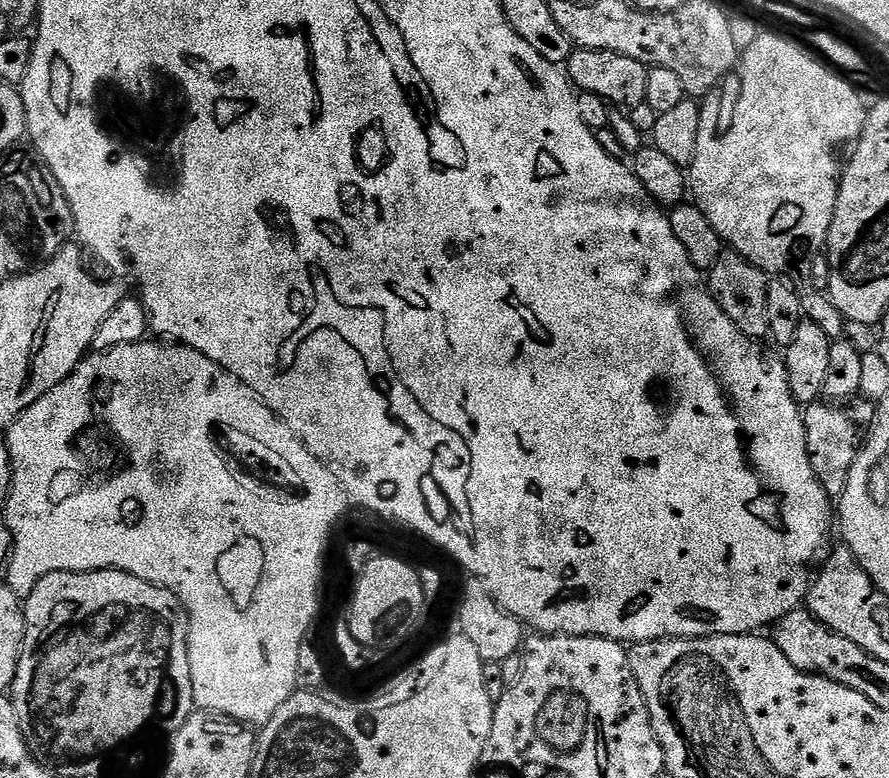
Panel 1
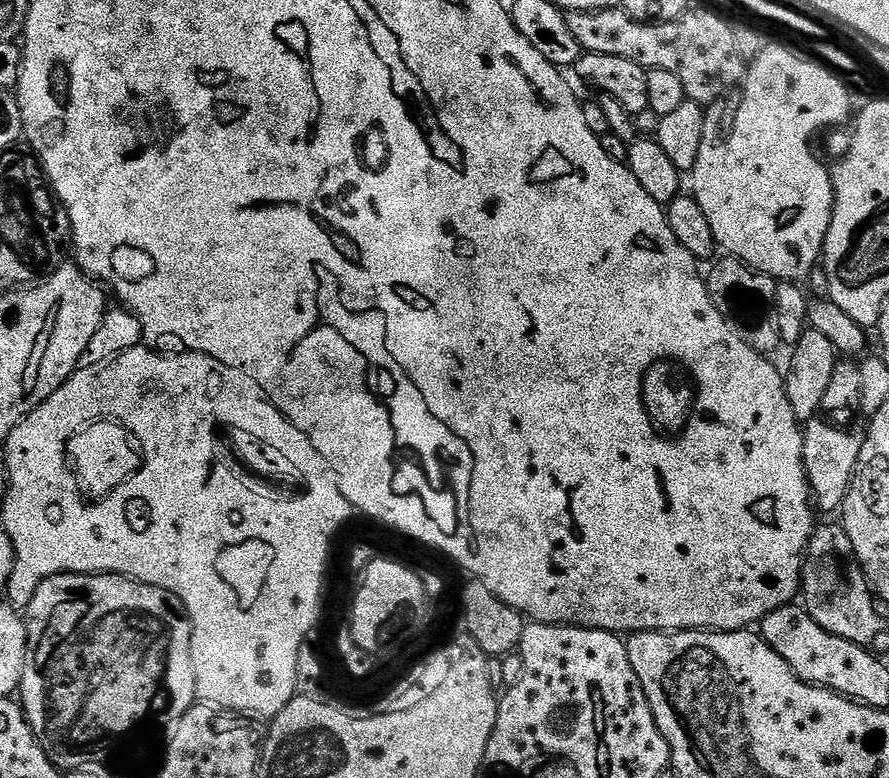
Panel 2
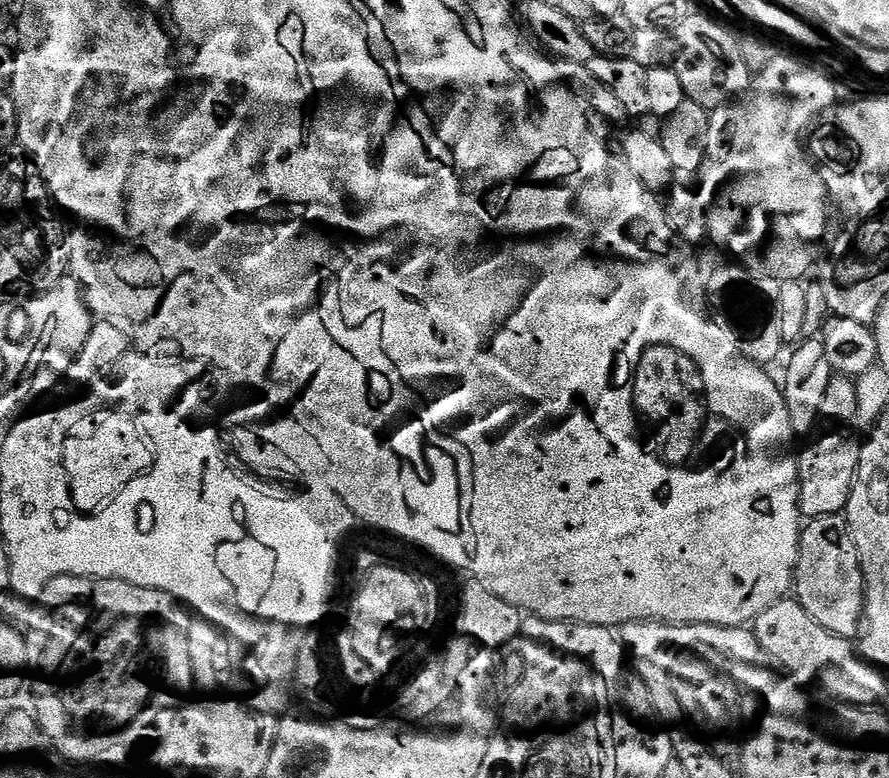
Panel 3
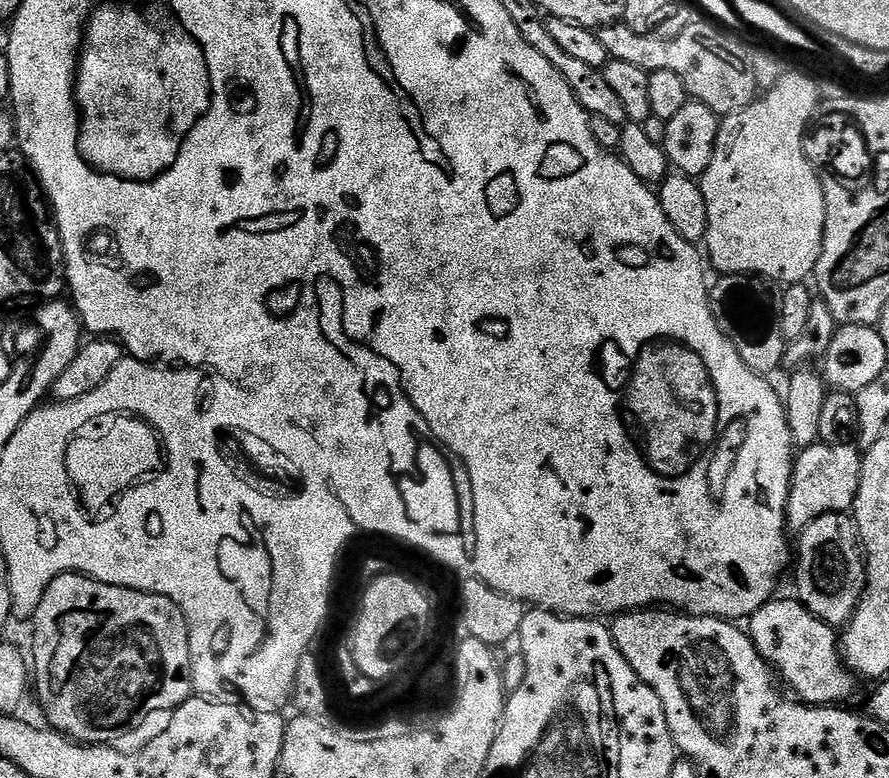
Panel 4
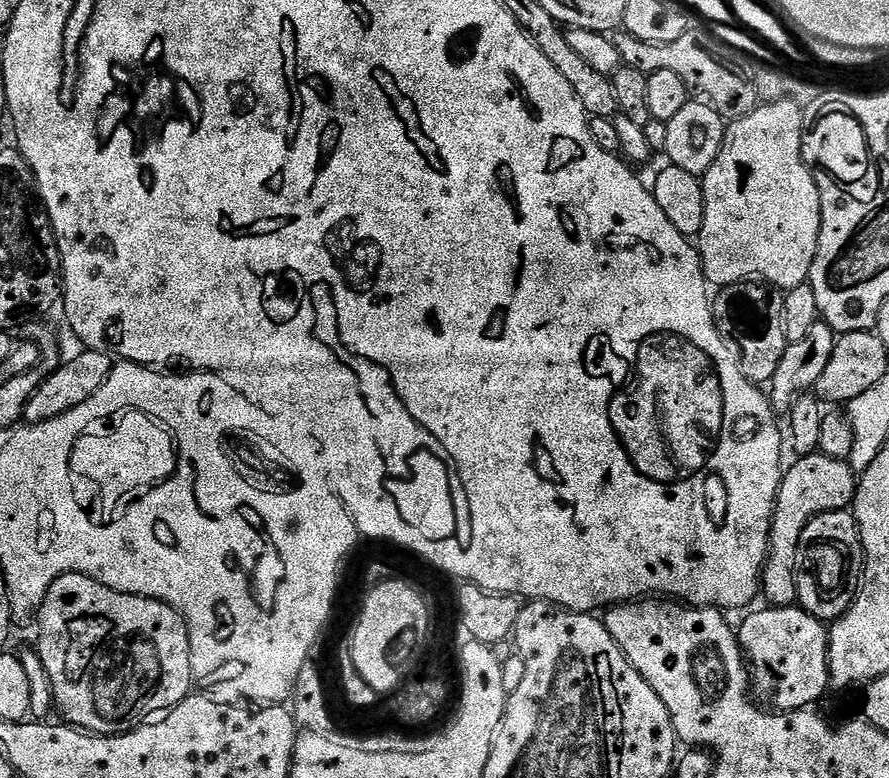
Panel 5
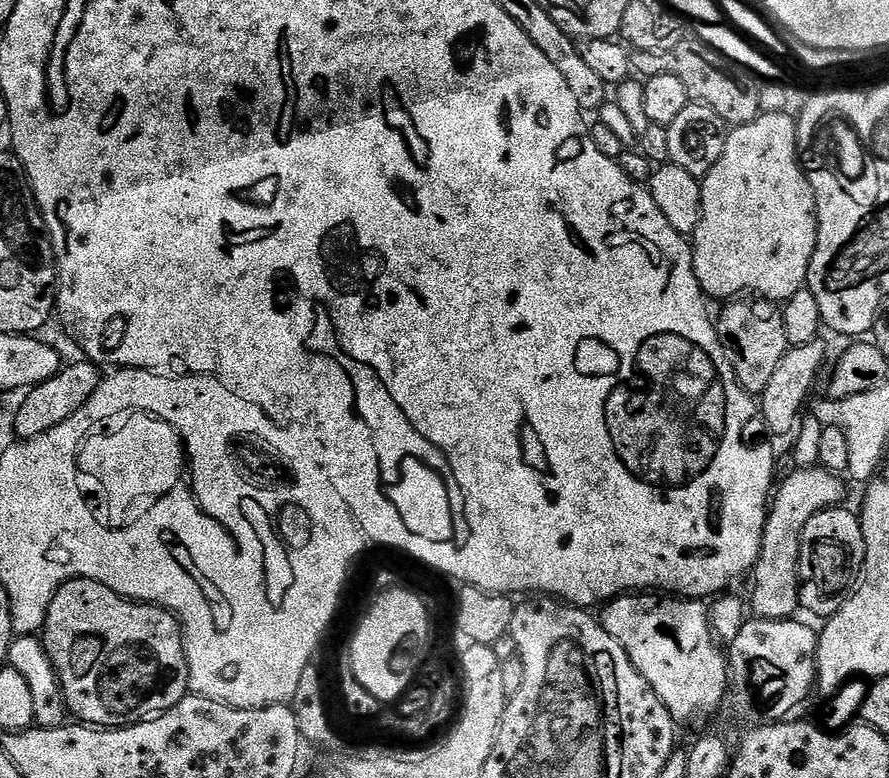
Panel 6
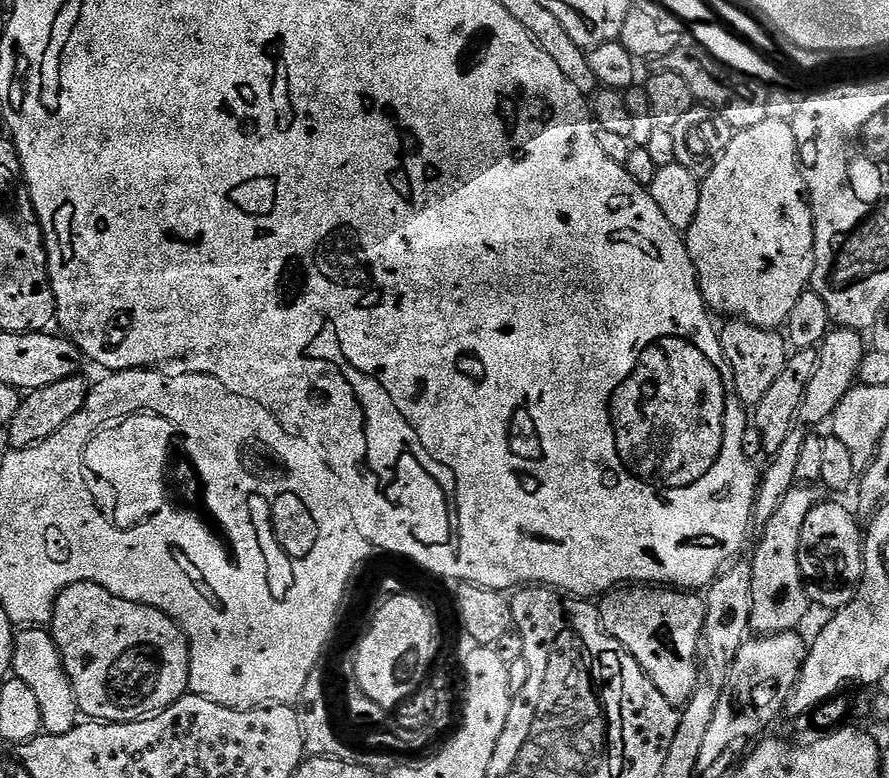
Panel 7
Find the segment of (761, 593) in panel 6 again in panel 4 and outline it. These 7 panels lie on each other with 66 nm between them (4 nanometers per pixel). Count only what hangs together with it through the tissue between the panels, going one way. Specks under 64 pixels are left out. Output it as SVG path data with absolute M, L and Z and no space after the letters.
M817 442L799 449L792 466L792 485L784 518L789 529L799 534L810 522L826 514L848 514L856 507L858 486L862 474L862 452L855 443L825 444Z

